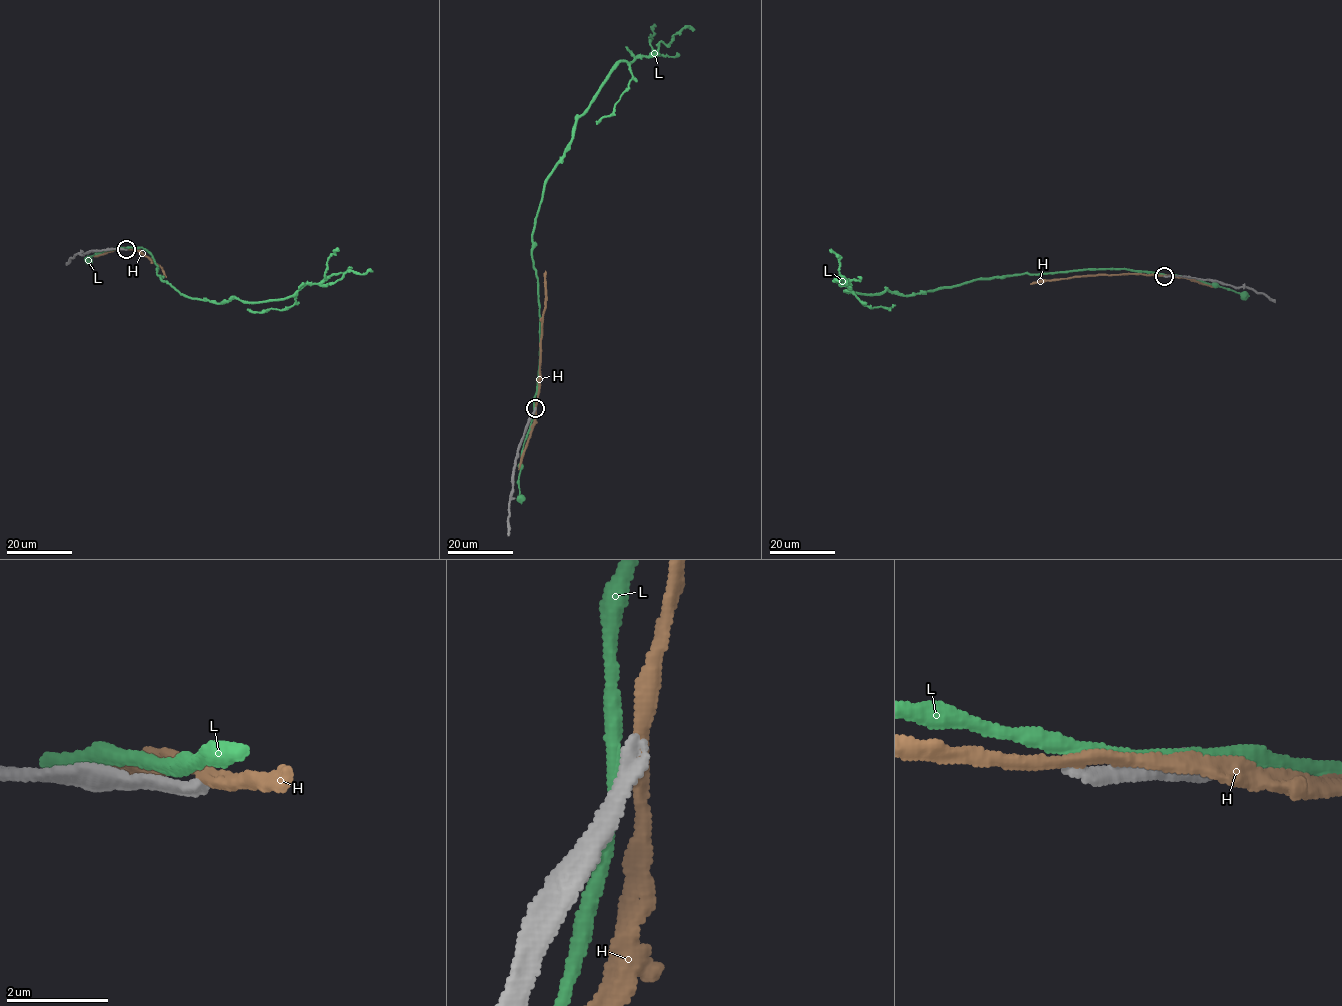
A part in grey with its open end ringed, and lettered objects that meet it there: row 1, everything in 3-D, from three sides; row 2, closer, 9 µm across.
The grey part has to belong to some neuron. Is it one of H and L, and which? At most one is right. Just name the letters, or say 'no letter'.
no letter

